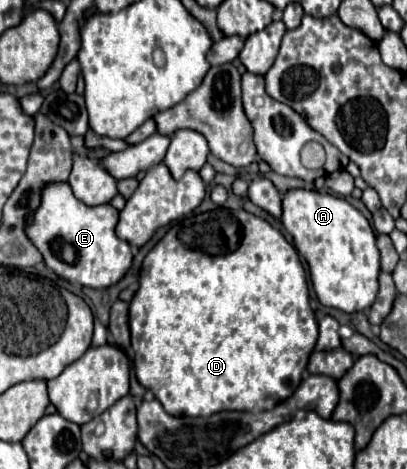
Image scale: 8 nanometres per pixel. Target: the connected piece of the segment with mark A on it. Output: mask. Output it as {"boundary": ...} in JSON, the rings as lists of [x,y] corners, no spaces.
{"boundary":[[[289,189],[287,193],[283,193],[281,223],[287,229],[287,233],[293,237],[293,243],[299,255],[309,265],[311,283],[321,305],[335,307],[345,313],[363,311],[371,307],[377,295],[377,287],[379,287],[377,275],[381,269],[379,269],[379,249],[375,245],[375,233],[363,213],[359,213],[343,197],[337,197],[331,193],[319,193],[319,191],[309,191],[309,189]]]}

